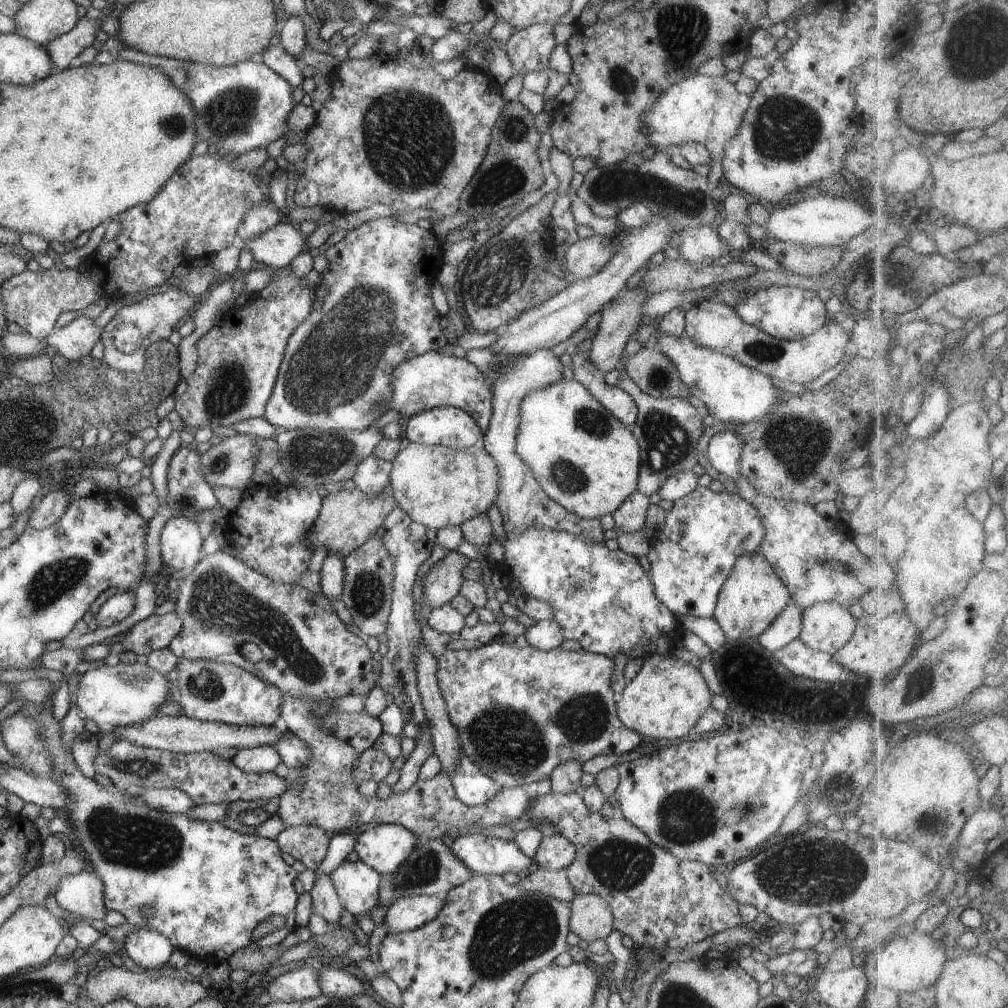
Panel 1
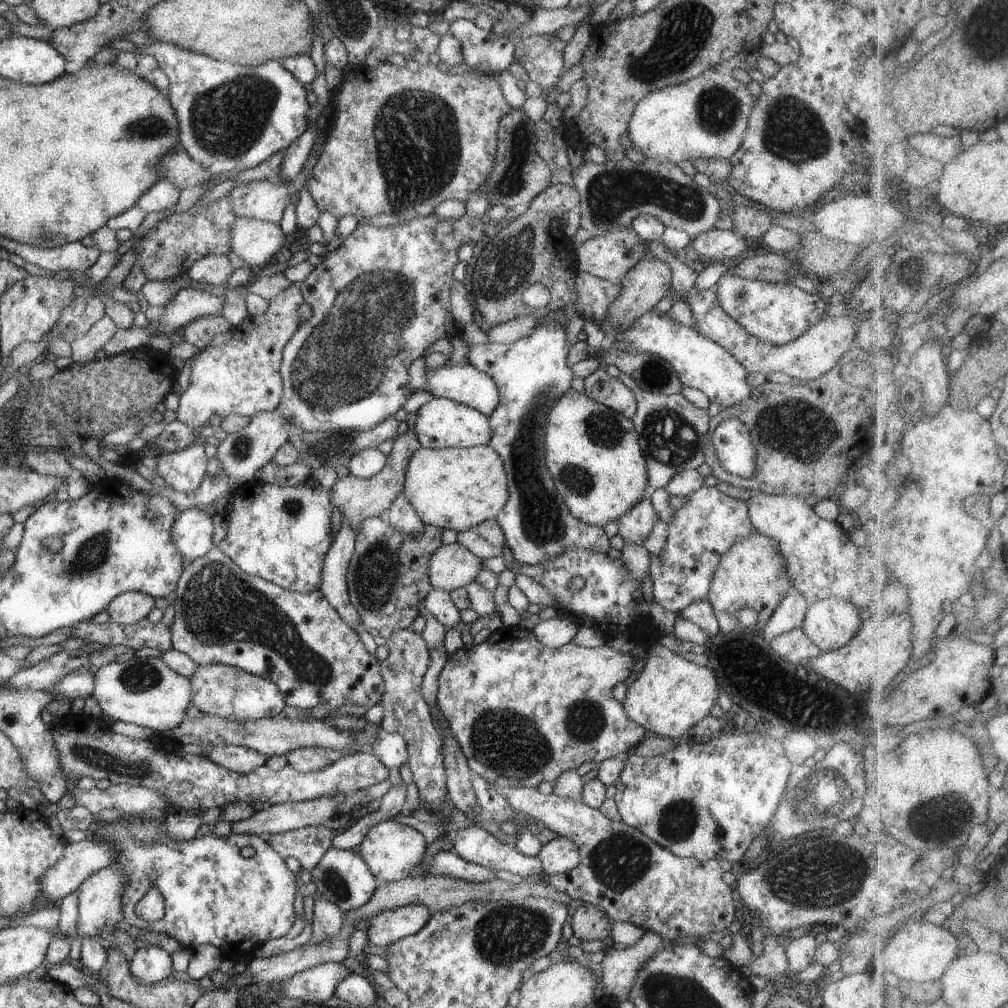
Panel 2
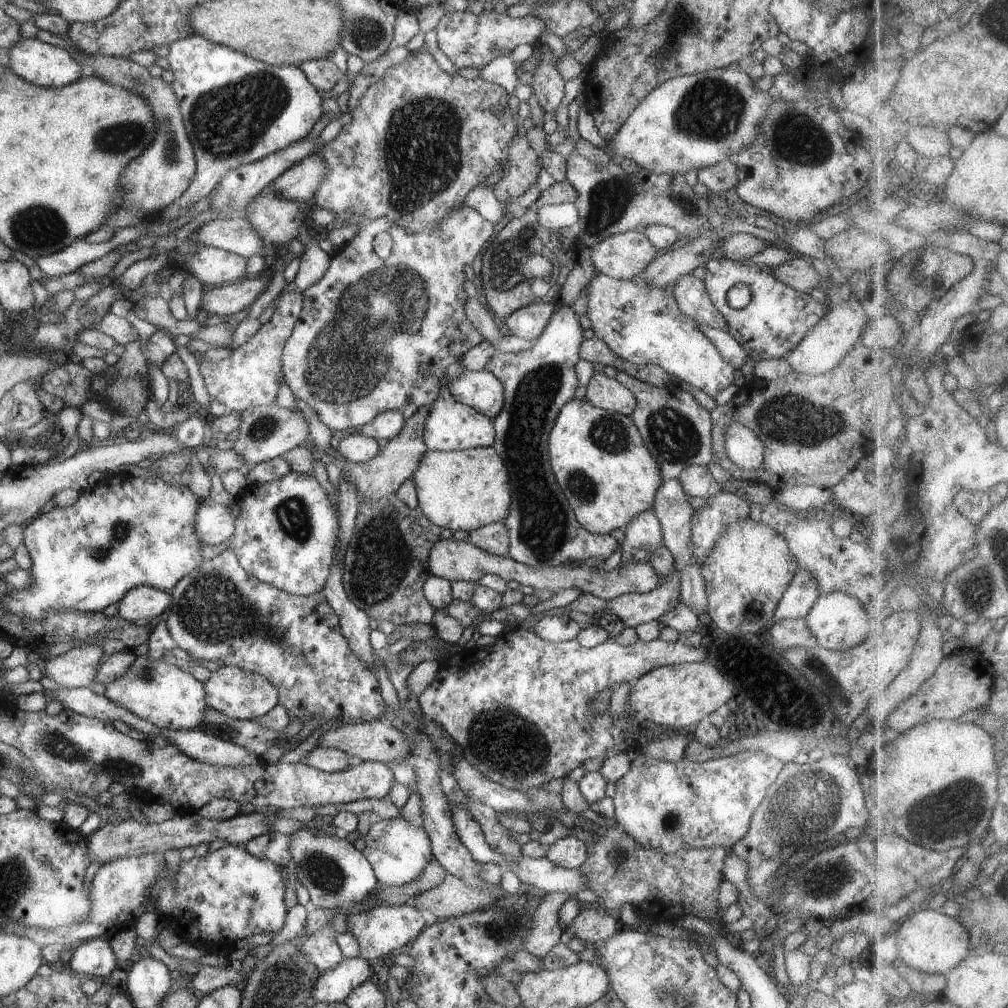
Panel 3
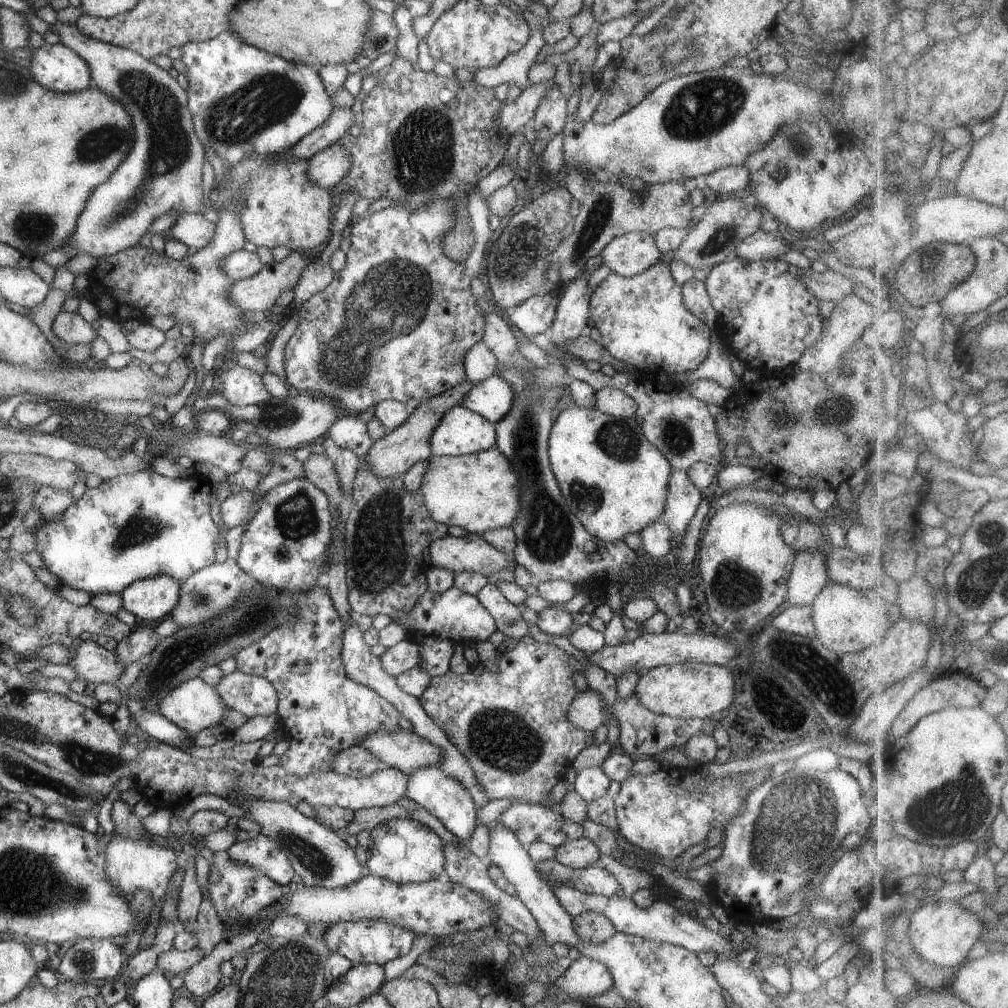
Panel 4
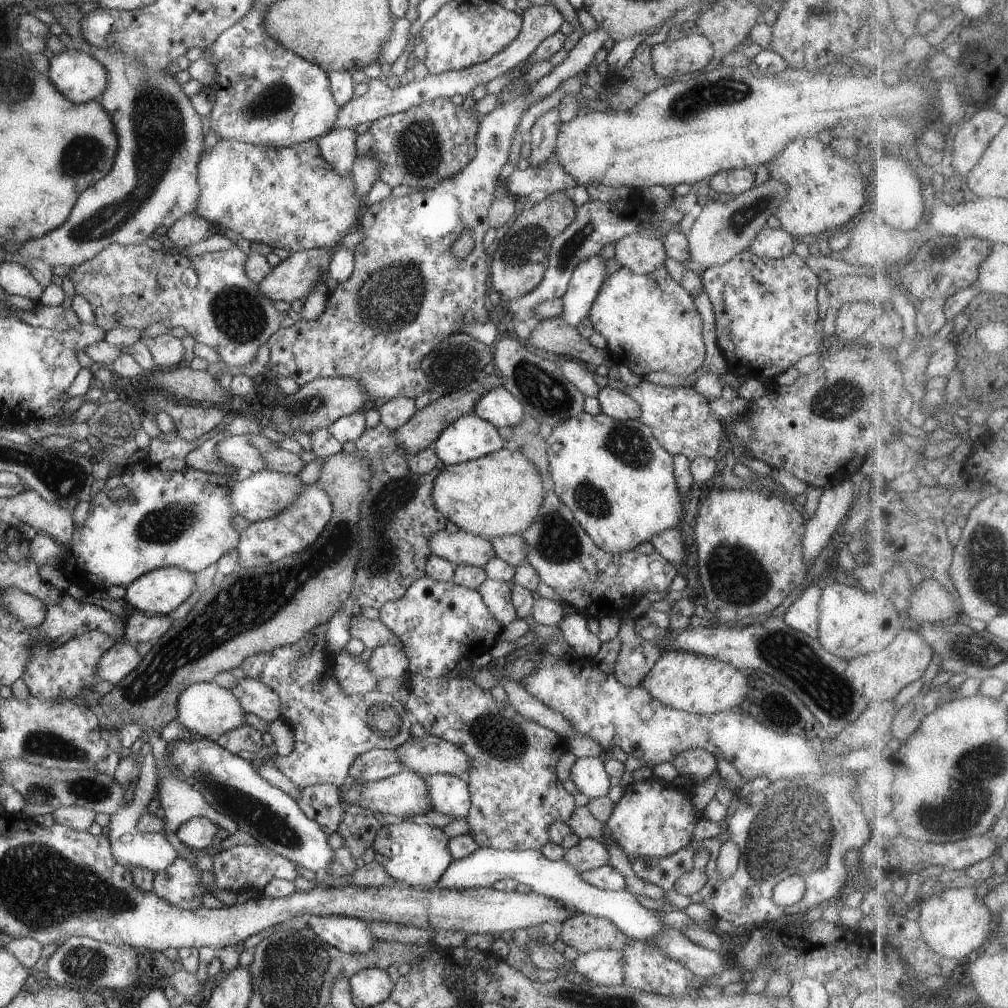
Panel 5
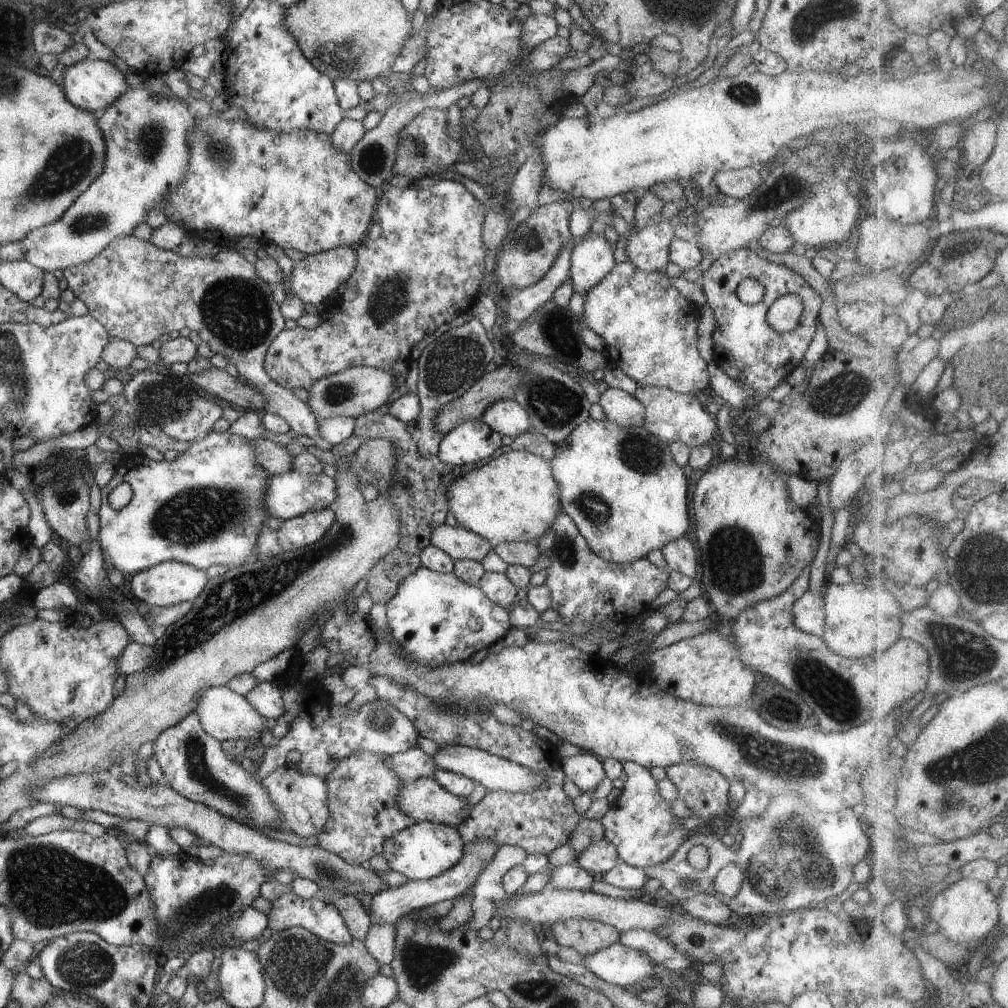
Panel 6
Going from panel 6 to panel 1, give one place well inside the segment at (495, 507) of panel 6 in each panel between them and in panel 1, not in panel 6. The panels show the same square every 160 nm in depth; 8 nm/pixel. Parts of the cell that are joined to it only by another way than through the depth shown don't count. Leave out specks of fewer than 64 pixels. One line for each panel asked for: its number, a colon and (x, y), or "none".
1: (436, 486)
2: (452, 488)
3: (458, 490)
4: (481, 492)
5: (500, 494)

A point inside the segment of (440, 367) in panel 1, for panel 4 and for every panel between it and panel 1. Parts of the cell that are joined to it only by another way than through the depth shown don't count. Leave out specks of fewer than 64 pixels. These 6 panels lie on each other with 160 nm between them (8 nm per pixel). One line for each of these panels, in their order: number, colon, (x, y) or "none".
2: (466, 385)
3: (480, 390)
4: (492, 398)

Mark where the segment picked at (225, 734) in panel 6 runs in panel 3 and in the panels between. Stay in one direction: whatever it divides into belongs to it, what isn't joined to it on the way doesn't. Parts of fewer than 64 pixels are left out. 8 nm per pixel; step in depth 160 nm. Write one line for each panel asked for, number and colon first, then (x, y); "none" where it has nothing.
3: (169, 697)
4: (193, 706)
5: (206, 709)

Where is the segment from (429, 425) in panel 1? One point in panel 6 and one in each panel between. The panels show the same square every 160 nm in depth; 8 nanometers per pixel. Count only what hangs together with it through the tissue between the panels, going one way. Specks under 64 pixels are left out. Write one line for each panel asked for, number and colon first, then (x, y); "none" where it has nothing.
2: (441, 423)
3: (451, 426)
4: (460, 432)
5: (468, 438)
6: (473, 441)

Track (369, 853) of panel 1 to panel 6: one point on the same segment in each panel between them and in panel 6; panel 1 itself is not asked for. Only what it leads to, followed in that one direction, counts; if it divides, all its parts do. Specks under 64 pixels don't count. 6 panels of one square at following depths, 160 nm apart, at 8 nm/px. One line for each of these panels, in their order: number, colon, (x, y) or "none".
2: (391, 850)
3: (398, 851)
4: (404, 851)
5: (418, 855)
6: (425, 850)

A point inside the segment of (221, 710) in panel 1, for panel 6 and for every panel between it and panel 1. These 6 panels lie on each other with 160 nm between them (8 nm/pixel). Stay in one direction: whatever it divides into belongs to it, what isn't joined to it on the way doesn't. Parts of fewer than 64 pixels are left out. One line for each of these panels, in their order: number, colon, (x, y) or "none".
2: (224, 691)
3: (239, 694)
4: (254, 696)
5: (256, 698)
6: (266, 698)

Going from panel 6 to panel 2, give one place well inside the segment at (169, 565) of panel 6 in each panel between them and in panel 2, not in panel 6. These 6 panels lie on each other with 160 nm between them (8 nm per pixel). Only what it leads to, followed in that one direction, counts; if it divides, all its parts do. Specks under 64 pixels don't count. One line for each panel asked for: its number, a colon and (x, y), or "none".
2: (128, 608)
3: (143, 603)
4: (152, 599)
5: (158, 592)

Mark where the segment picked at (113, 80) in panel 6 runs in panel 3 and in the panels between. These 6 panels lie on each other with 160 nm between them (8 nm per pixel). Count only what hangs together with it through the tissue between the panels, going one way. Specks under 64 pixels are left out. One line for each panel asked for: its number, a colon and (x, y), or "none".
3: (43, 64)
4: (58, 67)
5: (79, 77)

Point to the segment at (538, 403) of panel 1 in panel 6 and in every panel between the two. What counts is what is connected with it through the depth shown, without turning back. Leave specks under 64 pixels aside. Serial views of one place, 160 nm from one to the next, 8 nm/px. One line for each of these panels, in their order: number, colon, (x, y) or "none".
2: (592, 453)
3: (602, 466)
4: (613, 478)
5: (618, 480)
6: (620, 486)

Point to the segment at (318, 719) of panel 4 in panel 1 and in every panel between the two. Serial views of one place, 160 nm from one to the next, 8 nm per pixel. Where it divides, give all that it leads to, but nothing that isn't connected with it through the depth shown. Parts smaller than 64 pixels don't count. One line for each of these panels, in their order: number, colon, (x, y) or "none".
1: (290, 638)
2: (297, 641)
3: (221, 612)

